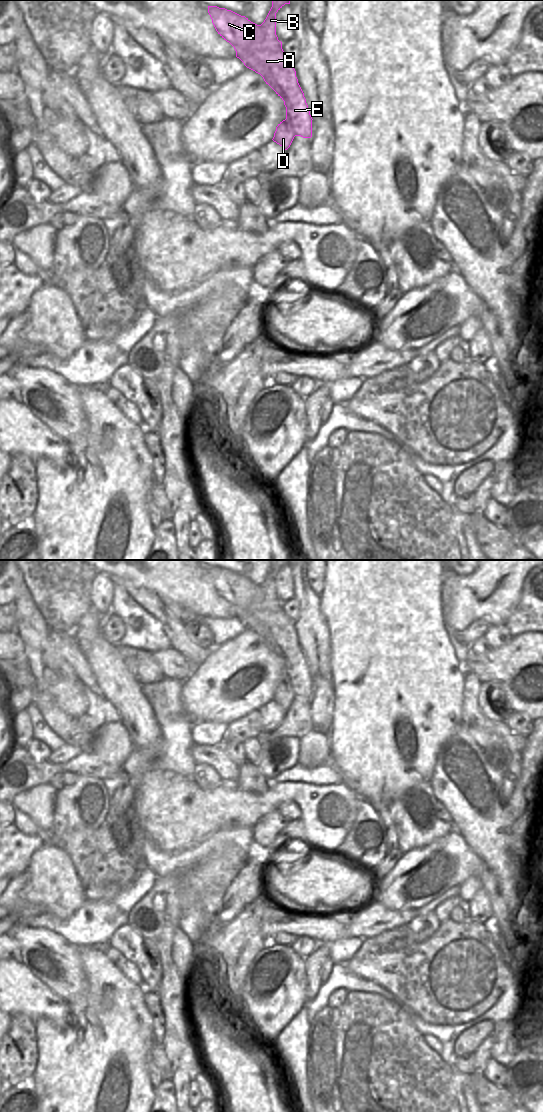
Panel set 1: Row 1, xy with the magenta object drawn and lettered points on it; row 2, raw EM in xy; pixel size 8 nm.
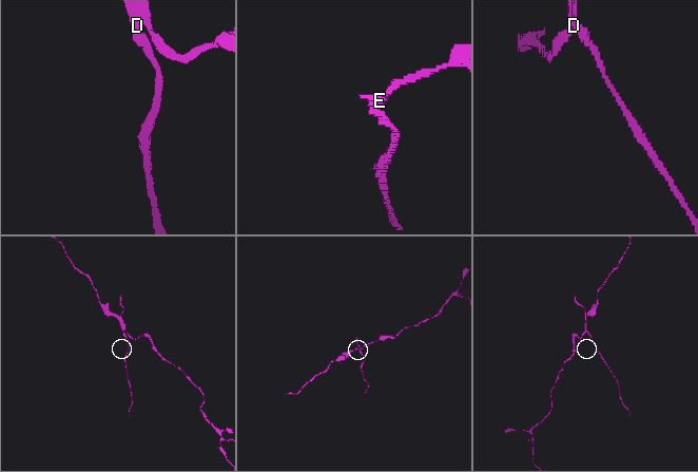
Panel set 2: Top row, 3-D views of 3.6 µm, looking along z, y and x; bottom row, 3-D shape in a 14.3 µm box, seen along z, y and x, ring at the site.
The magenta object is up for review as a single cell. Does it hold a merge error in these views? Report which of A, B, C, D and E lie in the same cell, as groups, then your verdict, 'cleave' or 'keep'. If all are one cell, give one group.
groups A C E / B D; cleave

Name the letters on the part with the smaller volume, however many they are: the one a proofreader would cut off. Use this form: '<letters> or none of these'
B, D

